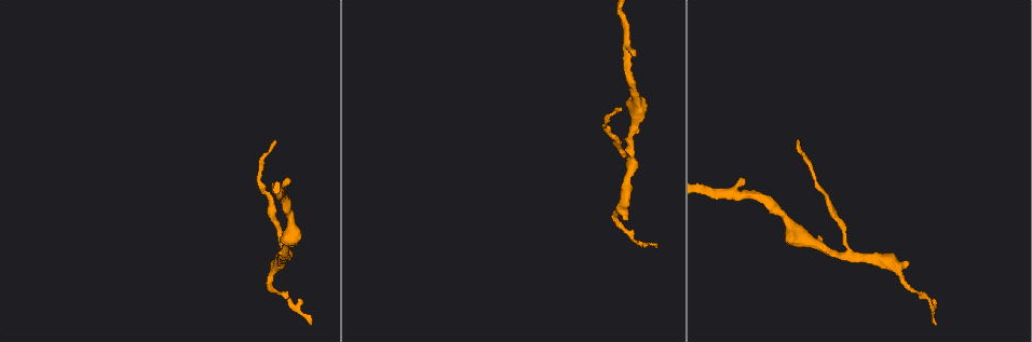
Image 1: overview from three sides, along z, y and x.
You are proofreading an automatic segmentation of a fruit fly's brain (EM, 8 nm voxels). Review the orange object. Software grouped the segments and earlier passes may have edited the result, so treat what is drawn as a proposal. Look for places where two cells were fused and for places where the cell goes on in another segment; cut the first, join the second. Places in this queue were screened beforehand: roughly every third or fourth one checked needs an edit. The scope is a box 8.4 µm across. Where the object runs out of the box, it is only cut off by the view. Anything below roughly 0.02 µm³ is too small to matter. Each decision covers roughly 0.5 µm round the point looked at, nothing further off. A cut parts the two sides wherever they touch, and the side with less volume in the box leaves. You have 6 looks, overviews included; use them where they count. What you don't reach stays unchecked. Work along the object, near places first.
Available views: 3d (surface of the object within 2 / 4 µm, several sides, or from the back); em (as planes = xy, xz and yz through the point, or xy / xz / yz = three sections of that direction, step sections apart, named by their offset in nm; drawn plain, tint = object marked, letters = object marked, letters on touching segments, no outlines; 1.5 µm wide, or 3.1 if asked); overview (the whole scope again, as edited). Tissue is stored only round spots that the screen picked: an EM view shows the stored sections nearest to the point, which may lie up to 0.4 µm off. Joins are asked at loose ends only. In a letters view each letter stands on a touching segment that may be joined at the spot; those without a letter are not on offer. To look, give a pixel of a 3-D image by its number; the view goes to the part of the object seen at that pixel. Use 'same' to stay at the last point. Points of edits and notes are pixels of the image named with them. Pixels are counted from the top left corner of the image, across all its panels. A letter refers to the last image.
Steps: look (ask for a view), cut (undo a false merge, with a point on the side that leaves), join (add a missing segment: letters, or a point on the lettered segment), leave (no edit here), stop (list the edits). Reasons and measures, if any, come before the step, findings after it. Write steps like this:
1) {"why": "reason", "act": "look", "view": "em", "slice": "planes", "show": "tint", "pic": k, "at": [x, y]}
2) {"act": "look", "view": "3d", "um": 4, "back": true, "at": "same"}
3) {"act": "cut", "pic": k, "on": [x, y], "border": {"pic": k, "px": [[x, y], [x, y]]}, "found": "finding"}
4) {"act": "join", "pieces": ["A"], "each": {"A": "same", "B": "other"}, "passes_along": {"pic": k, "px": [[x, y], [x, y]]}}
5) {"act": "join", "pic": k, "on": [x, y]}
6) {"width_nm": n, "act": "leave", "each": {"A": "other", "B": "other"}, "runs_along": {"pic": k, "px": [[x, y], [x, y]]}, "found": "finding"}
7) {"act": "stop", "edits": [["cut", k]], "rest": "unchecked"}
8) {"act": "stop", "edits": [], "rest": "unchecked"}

{"why": "an open end", "act": "look", "view": "3d", "um": 2, "pic": 1, "at": [744, 181]}

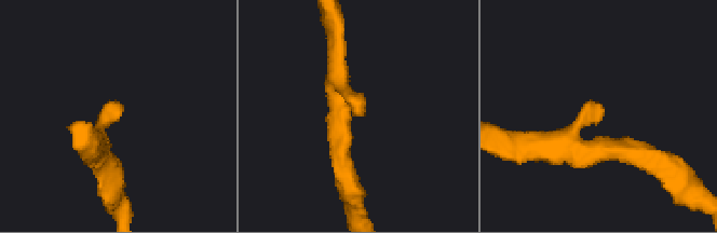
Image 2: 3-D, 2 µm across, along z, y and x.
{"arm_widths_nm": [190, 220], "why": "now the EM", "act": "look", "view": "em", "slice": "planes", "show": "tint", "pic": 2, "at": [597, 109]}

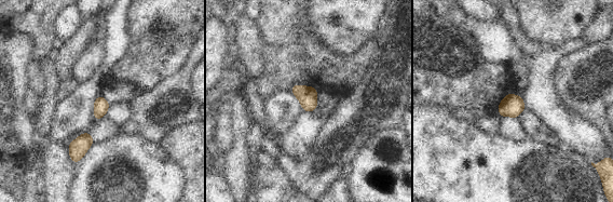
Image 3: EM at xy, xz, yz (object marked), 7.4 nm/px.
{"act": "look", "view": "em", "slice": "planes", "show": "letters", "at": "same"}

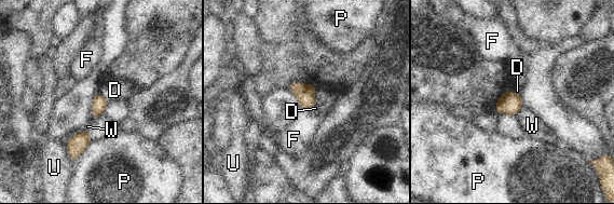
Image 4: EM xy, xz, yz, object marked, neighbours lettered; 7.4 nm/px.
{"width_nm": 110, "act": "leave", "each": {"D": "other", "F": "other", "P": "other", "U": "other", "W": "other"}, "border": {"pic": 4, "px": [[98, 93], [108, 102]]}, "found": "none of them fits"}

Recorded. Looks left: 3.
{"why": "a narrow waist", "act": "look", "view": "em", "slice": "xz", "step": 4, "show": "letters", "pic": 1, "at": [846, 256]}

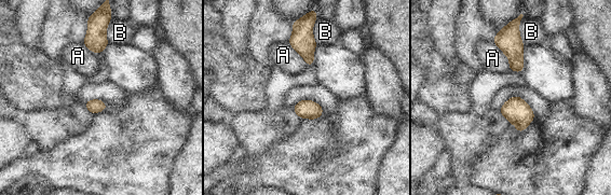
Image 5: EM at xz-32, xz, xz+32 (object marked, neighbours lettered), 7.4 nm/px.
{"why": "cut it another way", "act": "look", "view": "em", "slice": "planes", "show": "letters", "at": "same"}

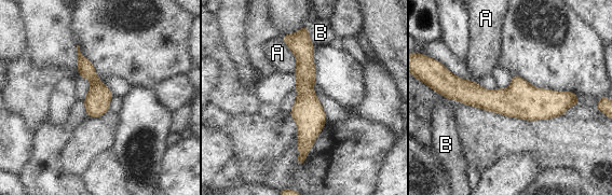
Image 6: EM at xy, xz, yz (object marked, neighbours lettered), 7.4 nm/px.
{"width_nm": 180, "act": "leave", "each": {"A": "other", "B": "other"}, "border": {"pic": 6, "px": [[280, 38], [296, 59], [294, 72]]}, "found": "one cell here"}

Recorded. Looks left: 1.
{"why": "free end", "act": "look", "view": "em", "slice": "planes", "show": "letters", "pic": 1, "at": [273, 142]}

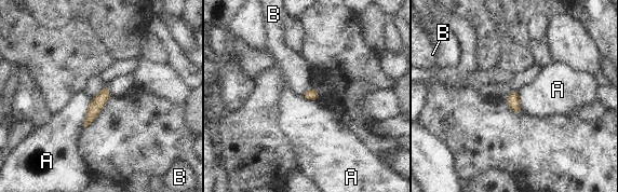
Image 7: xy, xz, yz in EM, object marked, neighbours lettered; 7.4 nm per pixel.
{"longest_contact_nm": ["A", 220], "act": "leave", "each": {"A": "other", "B": "other"}, "found": "no lettered segment goes on from it"}

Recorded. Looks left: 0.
{"act": "stop", "edits": [], "rest": "unchecked"}

